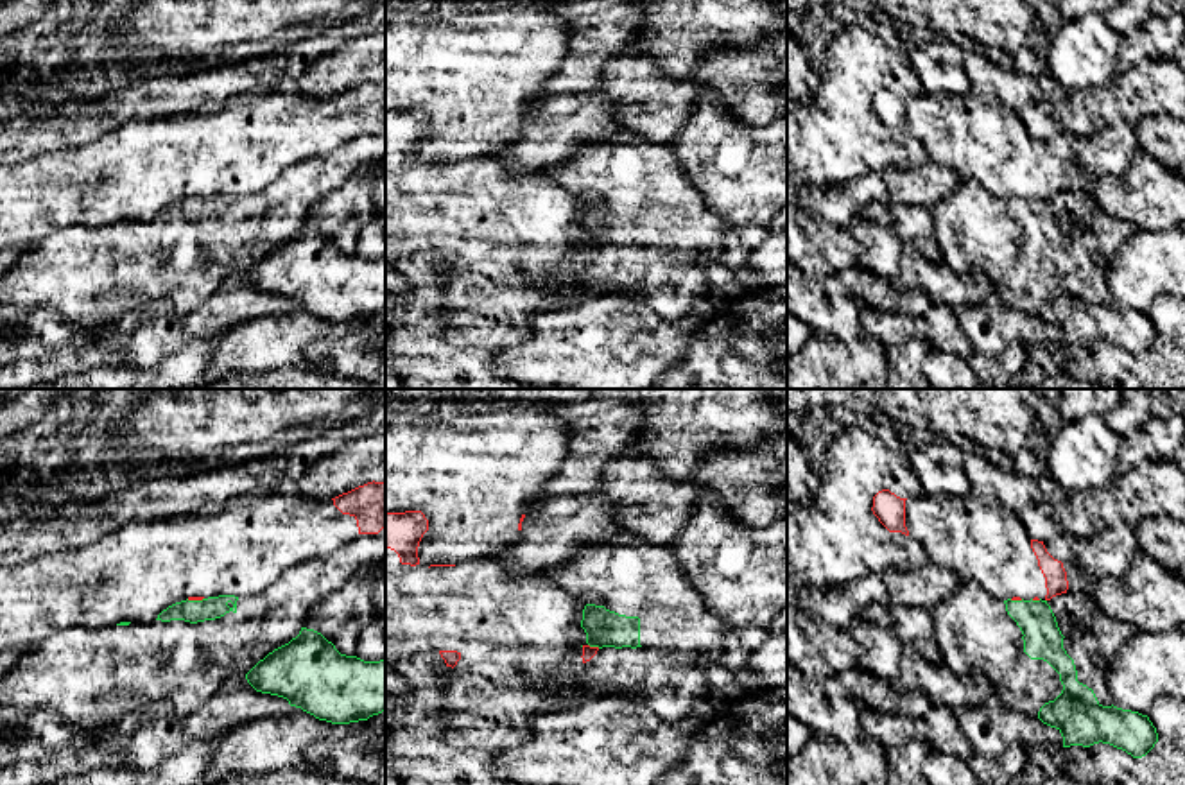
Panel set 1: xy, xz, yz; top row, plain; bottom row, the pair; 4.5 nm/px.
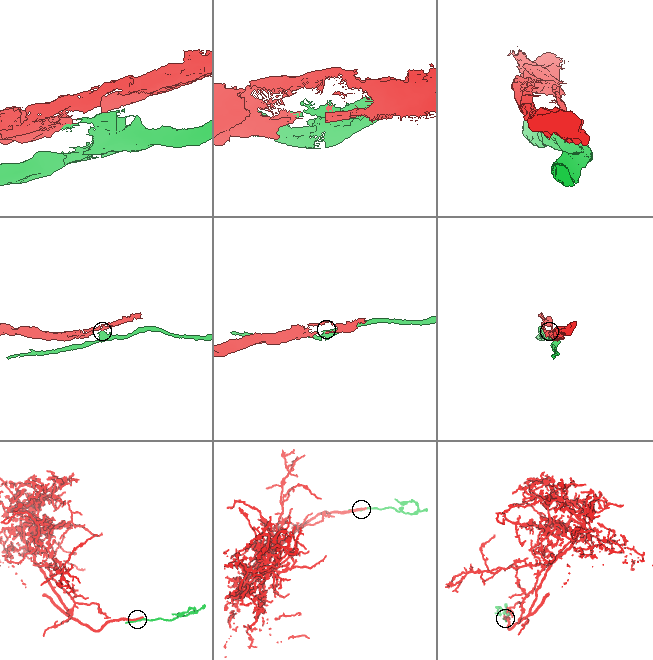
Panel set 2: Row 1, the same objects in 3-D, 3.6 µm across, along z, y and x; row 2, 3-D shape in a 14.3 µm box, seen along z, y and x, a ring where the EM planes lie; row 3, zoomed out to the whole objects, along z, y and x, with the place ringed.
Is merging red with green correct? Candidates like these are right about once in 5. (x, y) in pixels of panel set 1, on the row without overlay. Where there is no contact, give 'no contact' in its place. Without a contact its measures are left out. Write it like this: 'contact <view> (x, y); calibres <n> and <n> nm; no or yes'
contact xz (594, 246); calibres 60 and 170 nm; no

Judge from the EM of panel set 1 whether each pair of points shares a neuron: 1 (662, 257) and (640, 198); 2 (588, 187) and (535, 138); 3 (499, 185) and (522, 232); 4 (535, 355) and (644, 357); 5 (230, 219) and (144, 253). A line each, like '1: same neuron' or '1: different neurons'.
1: same neuron
2: different neurons
3: same neuron
4: same neuron
5: same neuron

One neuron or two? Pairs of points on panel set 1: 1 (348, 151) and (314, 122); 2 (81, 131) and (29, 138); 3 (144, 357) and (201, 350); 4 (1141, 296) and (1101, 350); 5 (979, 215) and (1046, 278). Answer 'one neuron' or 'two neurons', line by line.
1: two neurons
2: one neuron
3: two neurons
4: two neurons
5: one neuron

